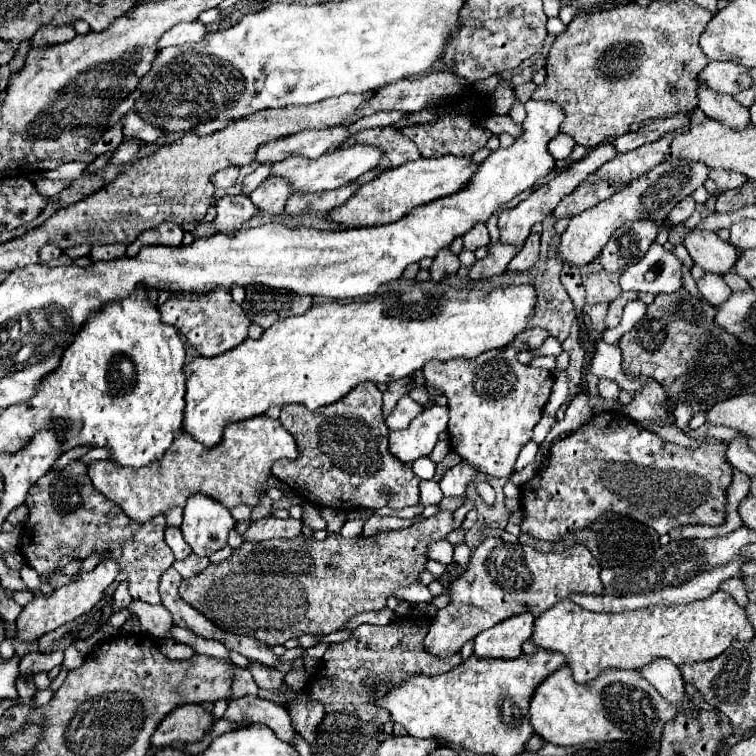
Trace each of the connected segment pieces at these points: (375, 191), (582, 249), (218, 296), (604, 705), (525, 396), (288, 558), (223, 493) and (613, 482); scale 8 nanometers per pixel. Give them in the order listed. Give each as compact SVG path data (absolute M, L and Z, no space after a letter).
M445 156L445 158L419 158L397 168L389 168L379 178L363 184L353 198L329 212L329 218L347 226L379 226L385 222L401 220L409 216L417 206L435 202L439 198L451 196L467 188L473 178L473 172L479 170L479 164L471 156Z
M667 160L647 174L639 176L637 180L629 182L623 190L613 194L611 198L595 204L593 208L587 208L585 212L571 218L569 228L561 236L561 258L567 264L581 266L595 260L603 246L607 244L609 236L619 228L623 222L637 220L637 216L649 216L649 220L663 222L665 216L673 210L677 202L681 202L685 196L689 196L693 190L703 186L703 182L709 176L709 166L703 162L685 162L685 160Z
M219 286L213 292L177 292L167 304L159 306L159 312L161 318L165 316L165 322L173 324L187 338L199 356L209 358L239 346L247 338L247 326L251 324L243 308L229 296L229 290Z
M561 666L549 674L533 692L529 702L529 718L535 732L551 744L569 746L585 740L637 740L641 744L655 744L661 738L663 724L677 716L677 706L665 702L663 696L637 672L637 670L619 670L605 668L599 676L587 684L577 684L569 666Z
M529 328L517 336L507 348L489 350L477 358L451 358L451 360L429 360L423 366L425 382L437 388L447 400L449 408L449 440L451 448L479 472L505 478L513 474L515 460L521 448L531 440L533 428L541 418L543 406L549 400L553 388L553 374L545 368L533 368L519 364L517 354L525 348L519 340L541 340L549 338L543 328Z
M443 510L439 512L437 516L431 516L431 518L425 518L405 530L389 530L389 532L379 532L379 534L373 534L373 536L357 536L357 538L343 538L343 536L327 536L323 542L315 540L315 538L307 538L307 536L297 536L293 540L263 540L263 542L243 542L239 548L233 548L231 556L219 564L209 564L201 574L193 576L193 578L187 578L181 582L179 586L179 594L181 598L193 606L195 610L199 610L207 620L211 620L215 626L227 630L227 632L235 632L235 634L243 634L243 636L251 636L251 638L257 638L269 646L277 646L277 644L285 644L287 640L291 638L301 638L303 634L331 634L335 630L341 630L345 628L345 624L355 618L357 614L361 612L367 612L367 610L381 610L385 608L387 604L387 598L393 594L393 590L397 588L403 588L403 586L409 586L411 582L417 582L419 580L419 572L425 570L425 562L429 560L427 556L427 546L429 542L433 540L441 540L445 538L449 532L453 532L453 512L451 510Z
M261 414L227 424L221 442L213 448L205 448L193 440L191 434L181 432L163 458L141 470L119 466L111 460L95 460L87 468L93 486L101 494L117 502L129 518L147 522L157 514L165 514L173 506L185 506L187 498L195 492L203 492L227 508L233 508L235 504L255 506L261 496L259 490L271 474L271 464L279 458L293 460L297 454L295 440L283 424L267 414Z
M599 412L599 414L593 414L593 418L583 424L581 428L577 428L575 432L571 432L569 436L565 438L559 438L557 442L553 442L553 456L551 456L551 450L549 450L549 462L547 466L537 472L529 482L525 482L521 486L521 508L523 508L523 522L521 522L521 532L527 532L539 540L549 540L549 542L557 542L561 540L561 536L565 532L571 532L571 530L581 530L581 528L587 528L593 520L597 520L603 512L619 512L619 514L625 514L625 516L631 516L647 526L651 526L657 534L667 534L671 528L675 526L681 526L681 524L711 524L711 526L717 526L717 524L723 524L725 522L725 496L727 496L727 488L731 484L731 478L733 478L733 468L725 456L727 452L727 442L723 440L717 440L717 438L697 438L697 442L701 442L699 448L685 448L685 446L679 446L675 442L667 442L663 438L659 438L655 432L651 430L645 430L641 428L633 418L625 416L625 414L619 414L619 412Z

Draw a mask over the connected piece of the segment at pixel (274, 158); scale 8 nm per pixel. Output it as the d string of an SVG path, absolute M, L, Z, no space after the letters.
M329 126L321 130L305 130L297 136L289 136L285 140L275 140L273 144L265 144L257 152L259 162L279 162L289 156L305 156L319 158L329 148L341 148L353 132L349 126Z

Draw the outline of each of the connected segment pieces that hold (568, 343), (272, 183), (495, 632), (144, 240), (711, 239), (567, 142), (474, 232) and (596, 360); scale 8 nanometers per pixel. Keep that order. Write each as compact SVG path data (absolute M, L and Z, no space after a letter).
M575 322L573 328L571 328L571 334L569 338L563 342L563 350L571 356L571 362L569 362L569 398L567 402L573 400L573 396L581 390L581 380L583 380L583 374L581 374L581 368L583 368L583 360L585 360L585 350L581 346L581 340L579 340L579 324Z
M267 178L257 190L251 192L251 200L253 204L257 204L261 208L261 212L273 212L273 214L281 214L285 208L285 202L289 200L289 196L293 194L293 186L289 184L287 178Z
M529 612L501 620L497 626L481 632L475 638L475 656L481 658L515 658L521 654L521 644L533 634L535 618Z
M165 222L159 228L153 228L153 230L139 234L137 240L127 246L127 256L135 256L143 246L161 244L161 246L177 248L177 246L181 246L181 240L183 240L183 228L173 224L173 222Z
M687 230L687 234L683 236L683 246L689 250L695 264L699 264L705 272L715 272L723 276L731 272L737 260L735 246L723 242L711 230Z
M561 132L559 136L555 136L555 138L549 142L549 152L551 152L551 156L553 156L555 160L563 160L563 158L567 158L567 156L571 154L573 146L575 146L573 138L567 136L565 132Z
M475 224L467 234L463 234L463 246L467 250L475 250L479 246L489 246L489 232L485 224Z
M597 340L589 370L599 380L619 382L625 376L623 370L621 370L621 350L619 350L619 346L617 344L607 344L605 340Z

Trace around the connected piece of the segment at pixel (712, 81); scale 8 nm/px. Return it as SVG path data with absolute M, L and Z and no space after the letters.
M715 60L703 68L701 80L721 94L737 94L739 90L751 88L755 84L755 80L751 78L751 68L737 62Z

